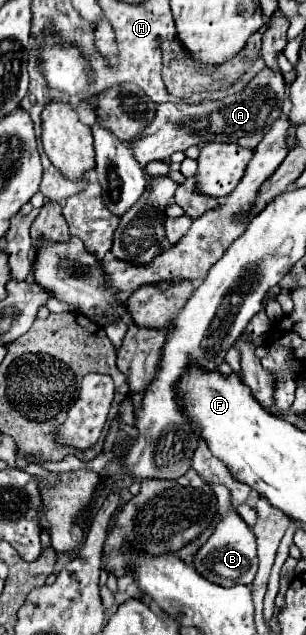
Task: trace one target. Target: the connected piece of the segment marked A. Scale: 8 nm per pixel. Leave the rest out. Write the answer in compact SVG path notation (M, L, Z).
M263 67L243 89L221 101L201 101L197 105L189 103L161 103L157 105L157 115L151 127L143 133L137 143L131 143L135 159L145 167L149 161L167 161L171 153L185 151L191 145L201 145L209 141L233 141L243 147L255 149L263 135L271 129L283 113L283 101L287 97L287 81L281 73Z

